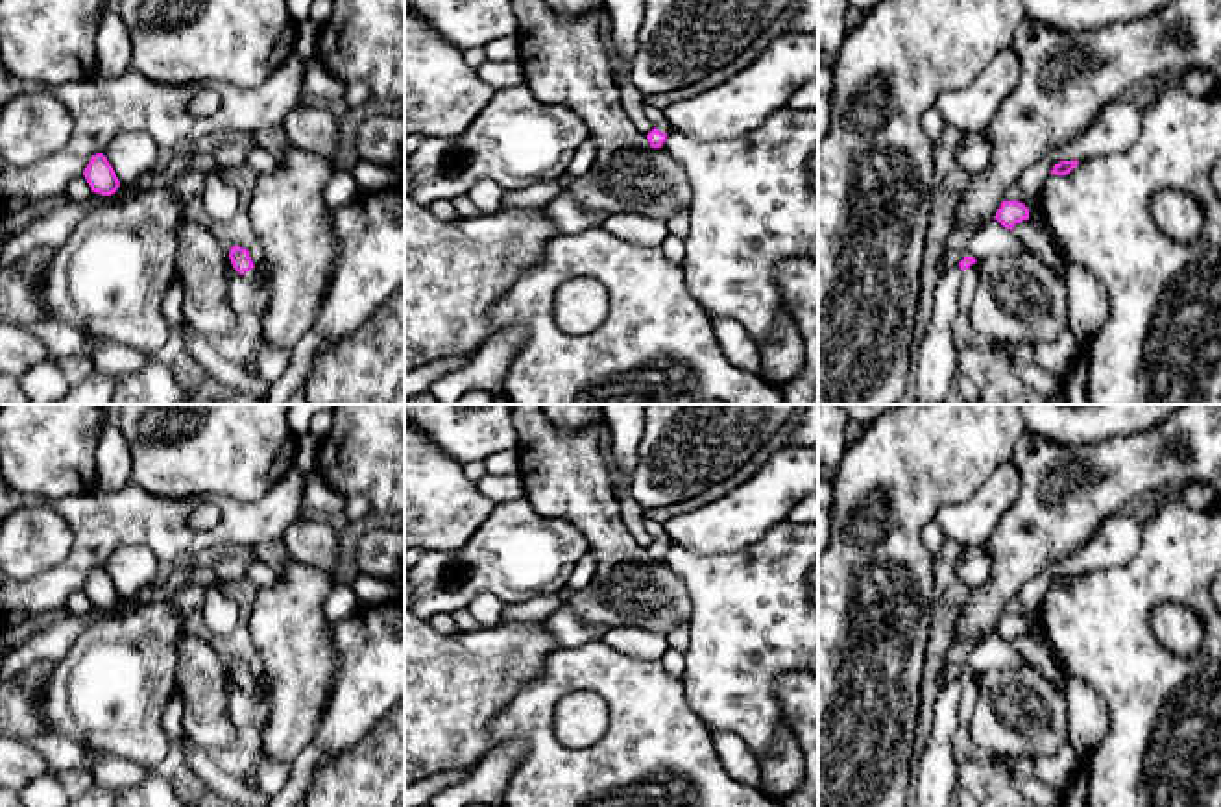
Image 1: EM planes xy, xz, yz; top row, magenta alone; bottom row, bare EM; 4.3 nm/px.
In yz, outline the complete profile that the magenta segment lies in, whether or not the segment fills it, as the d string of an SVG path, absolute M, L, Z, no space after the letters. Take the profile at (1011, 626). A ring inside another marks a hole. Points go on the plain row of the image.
M1003 615L994 633L1012 644L1016 637L1029 633L1029 622L1020 615Z

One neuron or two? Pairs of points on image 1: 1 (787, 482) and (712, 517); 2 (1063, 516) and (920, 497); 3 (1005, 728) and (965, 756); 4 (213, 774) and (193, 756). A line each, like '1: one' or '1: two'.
1: one
2: two
3: two
4: one

